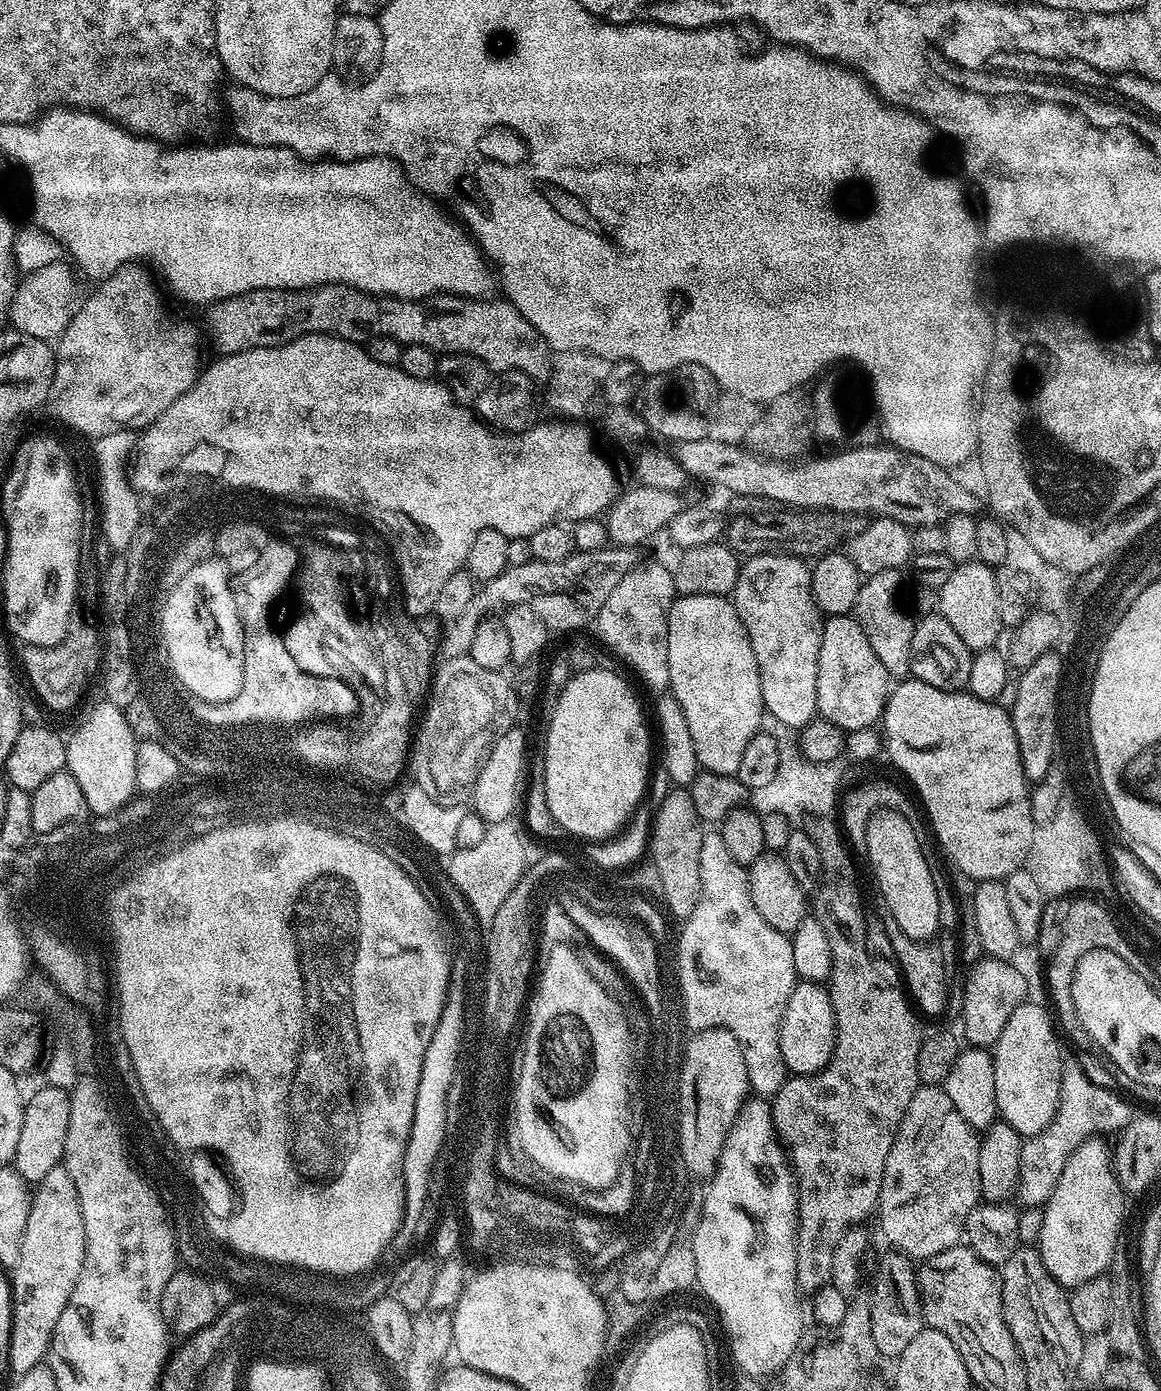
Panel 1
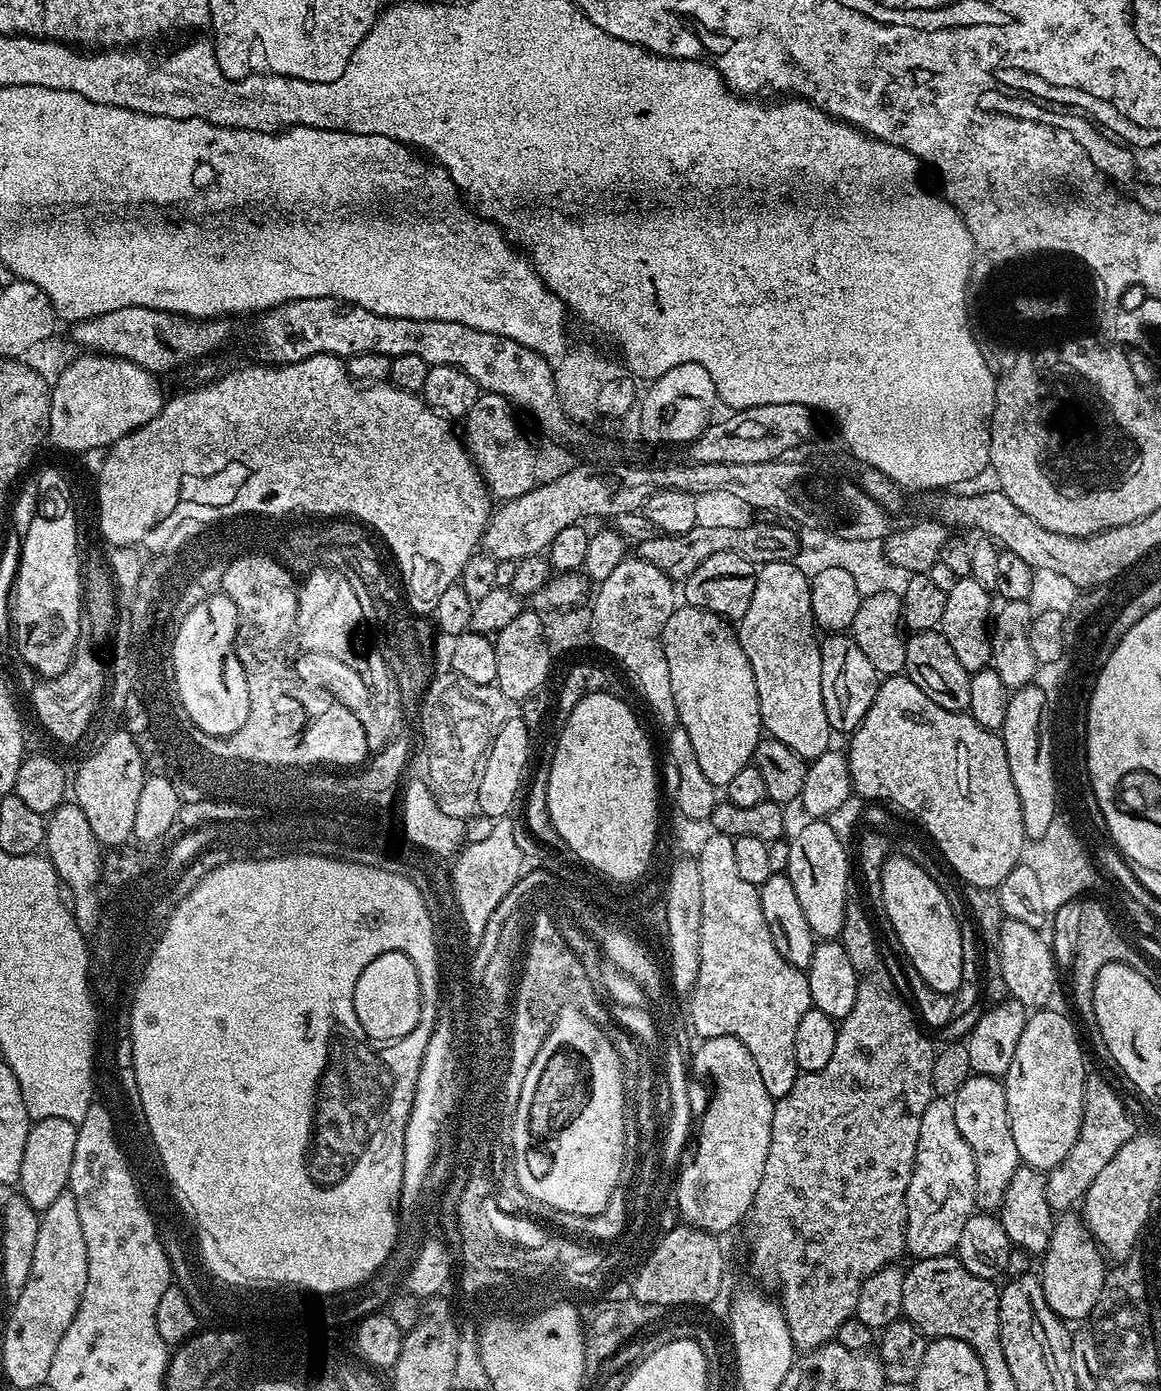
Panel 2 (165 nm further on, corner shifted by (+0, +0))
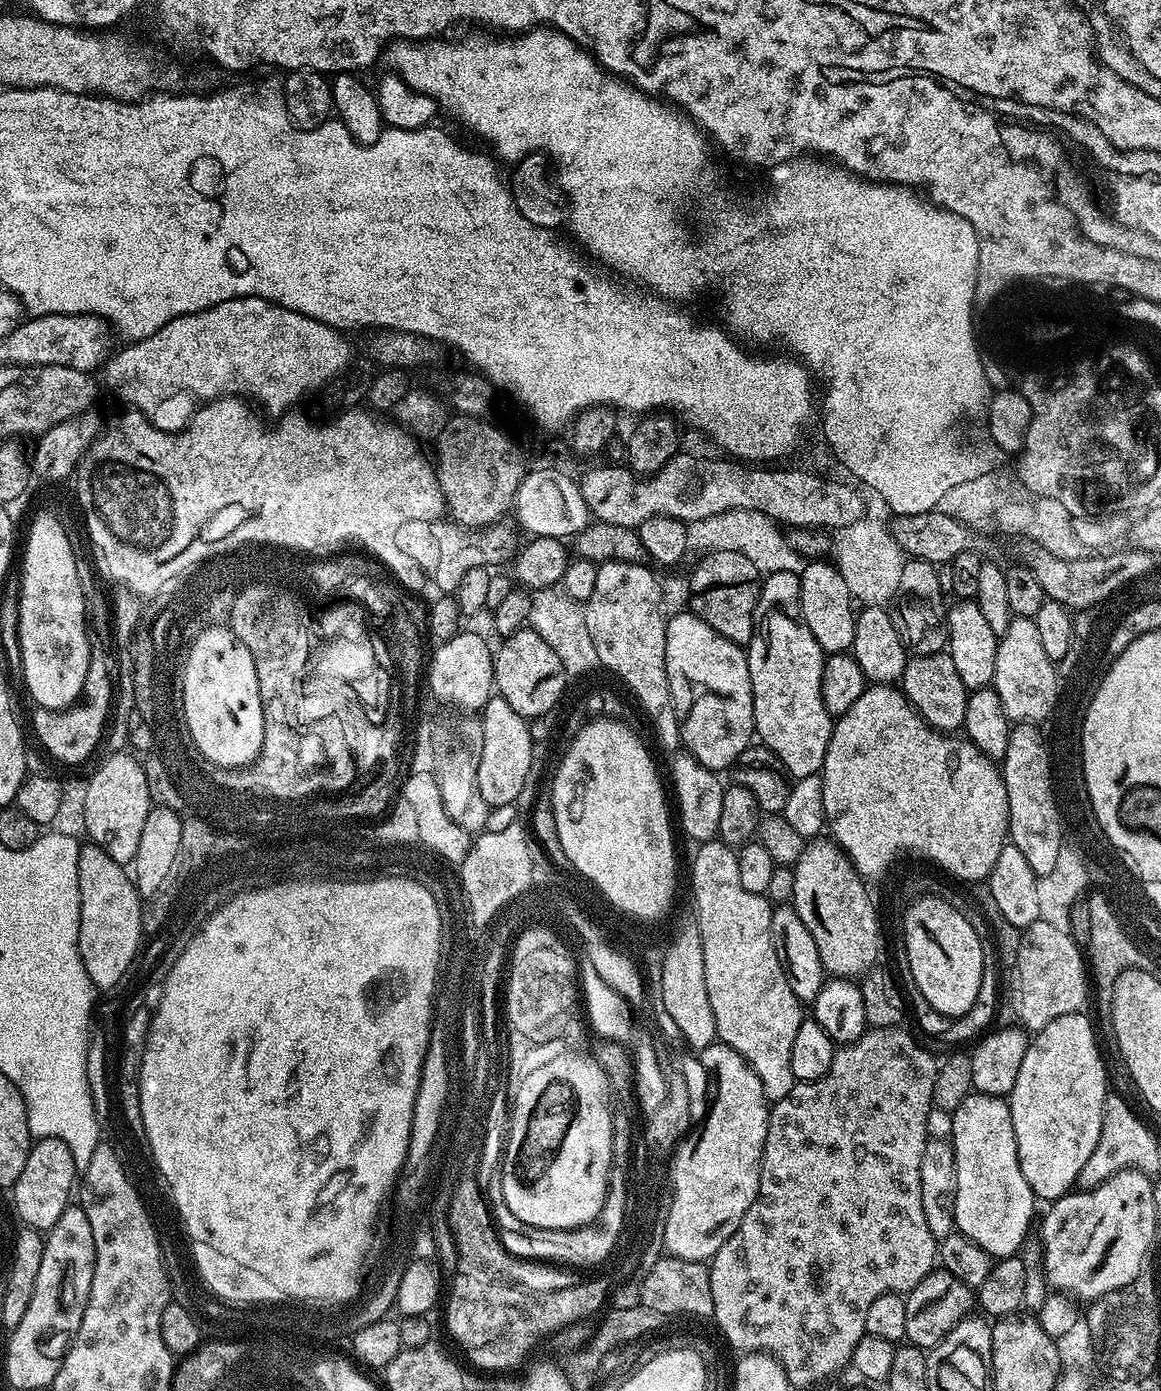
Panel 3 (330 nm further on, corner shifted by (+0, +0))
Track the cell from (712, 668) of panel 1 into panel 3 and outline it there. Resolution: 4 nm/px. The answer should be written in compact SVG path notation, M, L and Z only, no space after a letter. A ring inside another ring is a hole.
M685 610L676 616L667 617L664 629L666 630L666 678L670 682L670 698L676 711L676 721L680 727L680 743L699 764L717 774L723 773L723 768L731 769L735 765L736 759L748 749L754 740L754 725L752 723L754 706L752 705L747 651L741 645L730 642L730 638L722 638L722 634L718 634L718 630L710 630L710 626L706 626L706 622L702 622L702 618L695 616L691 610Z

